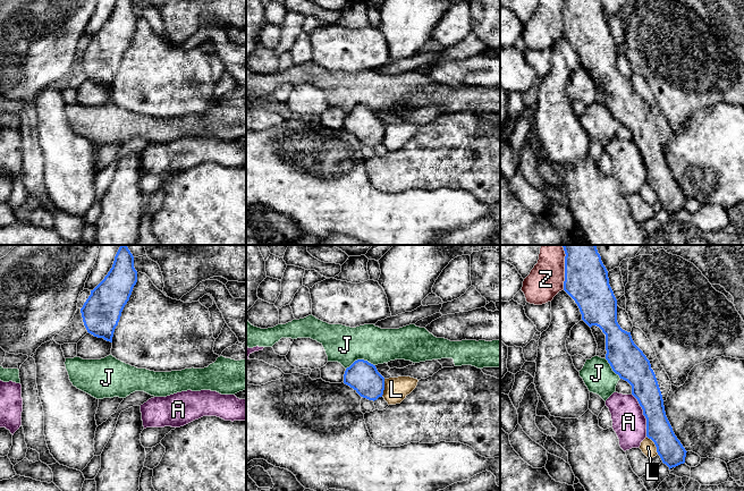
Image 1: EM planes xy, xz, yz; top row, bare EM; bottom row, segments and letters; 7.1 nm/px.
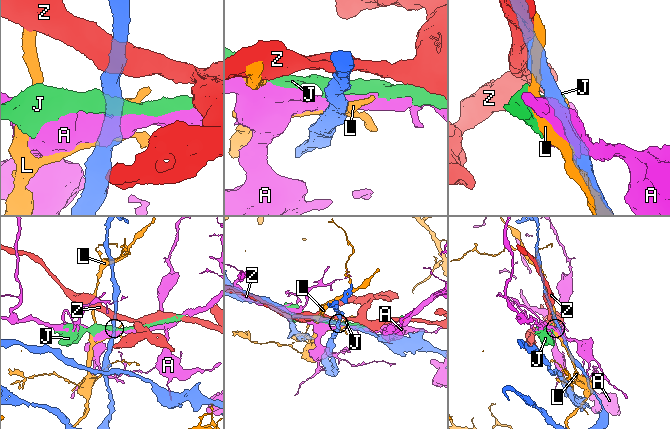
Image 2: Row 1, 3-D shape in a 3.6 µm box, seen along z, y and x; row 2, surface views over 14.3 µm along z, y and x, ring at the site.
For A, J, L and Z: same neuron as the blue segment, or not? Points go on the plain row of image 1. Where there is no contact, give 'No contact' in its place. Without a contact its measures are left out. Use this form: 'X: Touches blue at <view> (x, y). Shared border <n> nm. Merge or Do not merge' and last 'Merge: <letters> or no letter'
A: Touches blue at yz (643, 160). Shared border 320 nm. Do not merge
J: Touches blue at xz (360, 106). Shared border 220 nm. Do not merge
L: Touches blue at yz (654, 189). Shared border 160 nm. Do not merge
Z: Touches blue at yz (565, 18). Shared border 260 nm. Do not merge
Merge: no letter

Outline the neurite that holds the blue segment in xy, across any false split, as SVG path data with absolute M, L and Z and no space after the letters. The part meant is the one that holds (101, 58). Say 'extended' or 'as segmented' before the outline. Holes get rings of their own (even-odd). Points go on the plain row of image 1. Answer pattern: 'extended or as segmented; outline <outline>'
as segmented; outline M116 0L112 14L81 54L88 79L112 88L121 58L137 28L133 0Z

